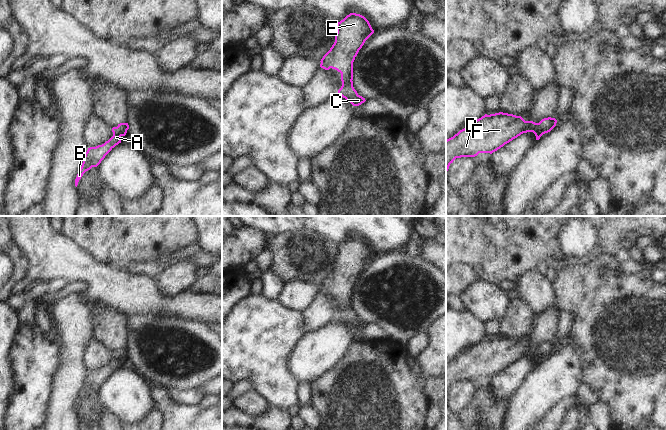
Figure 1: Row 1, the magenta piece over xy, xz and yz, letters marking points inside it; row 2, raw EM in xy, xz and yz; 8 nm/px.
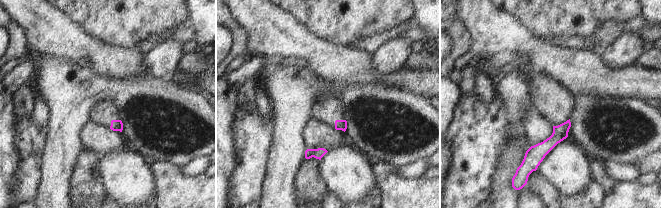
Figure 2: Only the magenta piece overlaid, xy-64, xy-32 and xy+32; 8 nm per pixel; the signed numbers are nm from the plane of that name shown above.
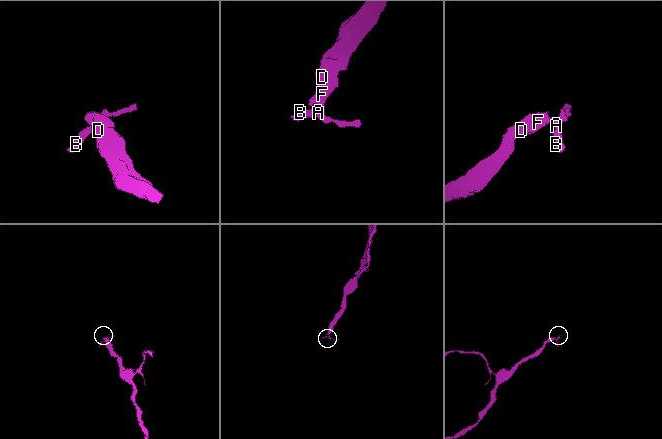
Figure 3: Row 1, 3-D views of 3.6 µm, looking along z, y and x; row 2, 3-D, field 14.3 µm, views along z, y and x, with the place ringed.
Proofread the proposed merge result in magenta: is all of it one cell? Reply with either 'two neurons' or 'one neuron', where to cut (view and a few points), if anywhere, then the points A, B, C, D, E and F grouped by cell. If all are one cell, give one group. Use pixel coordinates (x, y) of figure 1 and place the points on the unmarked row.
two neurons | xz (351, 304), (342, 307) | A B C / D E F

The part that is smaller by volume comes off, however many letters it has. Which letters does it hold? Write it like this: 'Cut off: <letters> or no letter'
Cut off: A, B, C

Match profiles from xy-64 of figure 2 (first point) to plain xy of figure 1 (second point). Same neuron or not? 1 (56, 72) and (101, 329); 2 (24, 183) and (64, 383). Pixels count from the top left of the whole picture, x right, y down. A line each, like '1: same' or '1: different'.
1: different
2: different

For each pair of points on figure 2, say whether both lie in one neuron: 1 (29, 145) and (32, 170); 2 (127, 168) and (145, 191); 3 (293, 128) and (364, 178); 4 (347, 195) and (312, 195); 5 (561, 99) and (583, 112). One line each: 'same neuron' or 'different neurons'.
1: same neuron
2: same neuron
3: different neurons
4: different neurons
5: different neurons

